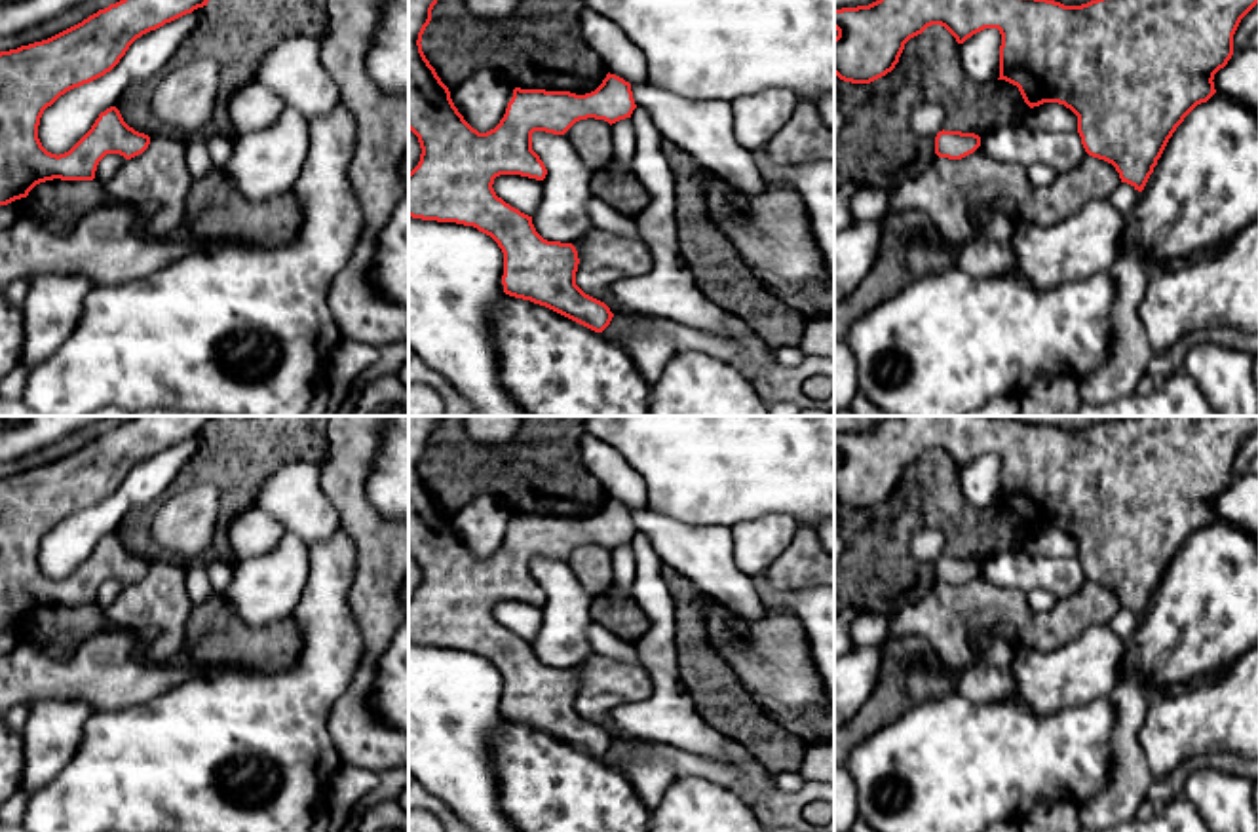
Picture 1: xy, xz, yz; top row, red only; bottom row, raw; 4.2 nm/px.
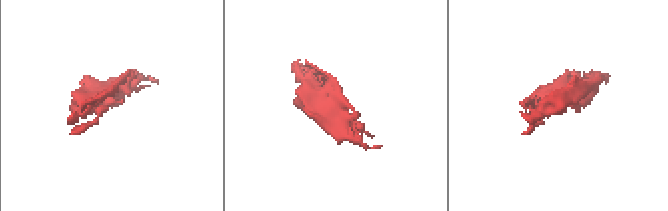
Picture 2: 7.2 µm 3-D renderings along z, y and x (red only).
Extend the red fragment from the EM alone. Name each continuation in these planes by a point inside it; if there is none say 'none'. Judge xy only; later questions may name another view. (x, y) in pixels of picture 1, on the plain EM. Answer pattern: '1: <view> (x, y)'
none

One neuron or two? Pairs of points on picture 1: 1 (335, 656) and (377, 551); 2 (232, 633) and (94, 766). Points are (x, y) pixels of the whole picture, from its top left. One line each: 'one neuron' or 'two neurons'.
1: two neurons
2: two neurons

